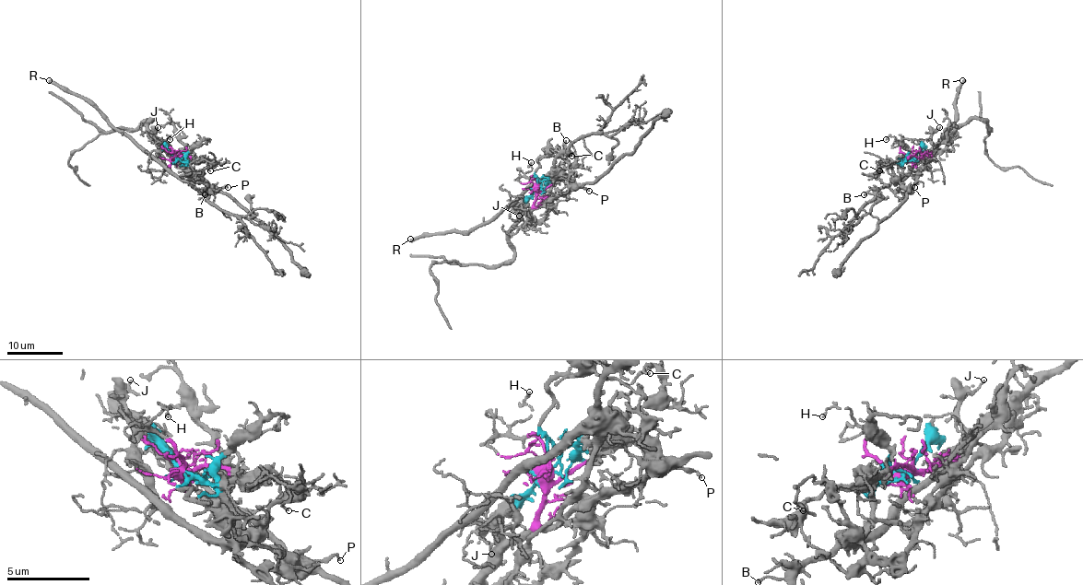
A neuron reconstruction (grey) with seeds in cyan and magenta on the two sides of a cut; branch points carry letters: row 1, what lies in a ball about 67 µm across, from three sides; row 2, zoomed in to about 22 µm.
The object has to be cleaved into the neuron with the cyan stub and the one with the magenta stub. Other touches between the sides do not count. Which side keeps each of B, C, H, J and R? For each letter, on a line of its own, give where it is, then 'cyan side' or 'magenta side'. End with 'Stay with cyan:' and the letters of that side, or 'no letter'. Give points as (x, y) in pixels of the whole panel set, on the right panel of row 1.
B: (864, 194) | cyan side
C: (879, 170) | cyan side
H: (886, 139) | magenta side
J: (939, 127) | magenta side
R: (962, 80) | cyan side
Stay with cyan: B, C, R

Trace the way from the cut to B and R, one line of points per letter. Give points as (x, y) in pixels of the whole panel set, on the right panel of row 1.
B: (912, 157), (903, 162), (900, 173), (887, 185), (865, 194)
R: (912, 157), (901, 165), (898, 180), (901, 180), (944, 137), (955, 121), (958, 90), (963, 80)

